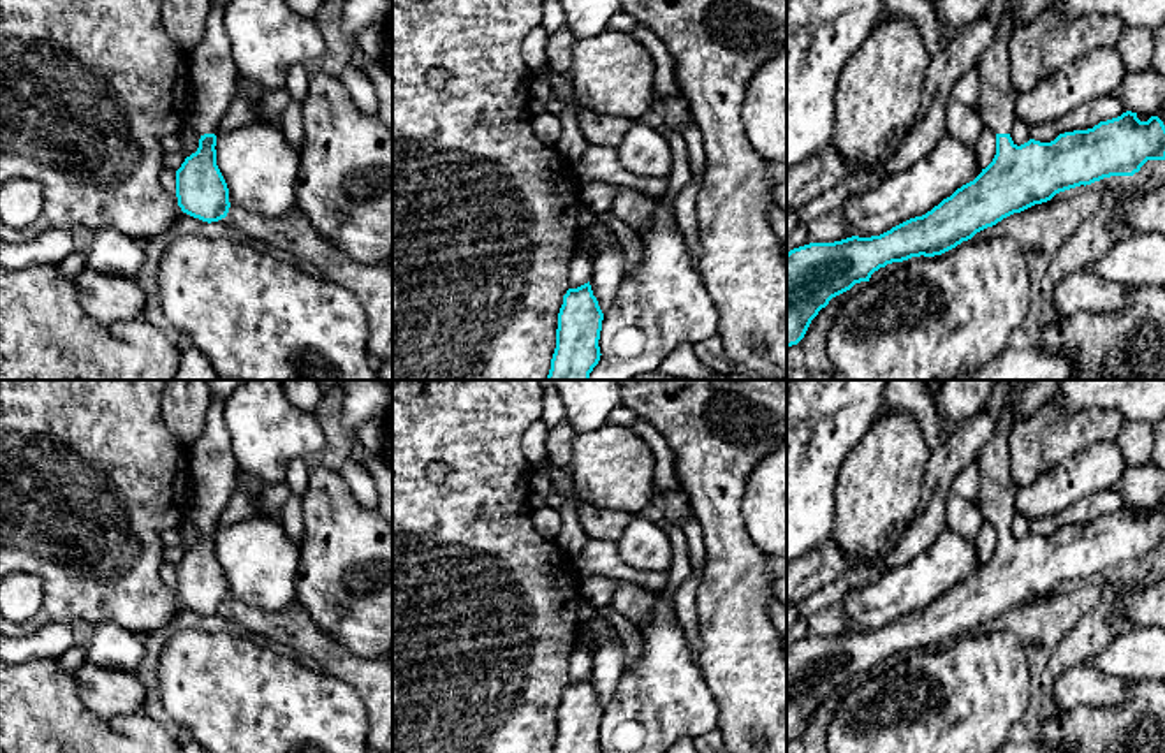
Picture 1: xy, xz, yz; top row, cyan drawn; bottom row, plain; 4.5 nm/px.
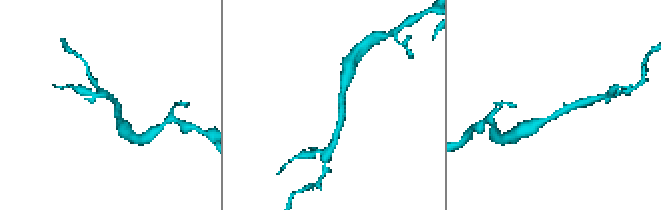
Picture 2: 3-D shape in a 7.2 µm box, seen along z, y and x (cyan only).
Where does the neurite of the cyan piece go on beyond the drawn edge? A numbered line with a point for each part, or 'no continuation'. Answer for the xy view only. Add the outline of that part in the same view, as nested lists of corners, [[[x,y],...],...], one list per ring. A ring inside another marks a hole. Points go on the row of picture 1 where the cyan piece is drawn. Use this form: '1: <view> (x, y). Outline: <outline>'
1: xy (212, 74). Outline: [[[211,4],[199,46],[187,51],[188,109],[185,125],[199,137],[215,134],[238,83],[232,46],[225,33],[223,5]]]

